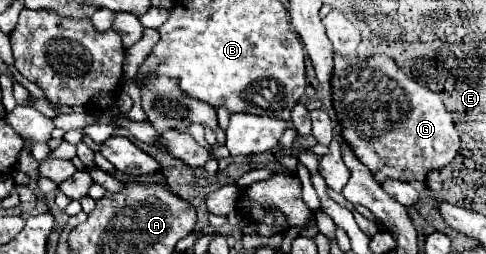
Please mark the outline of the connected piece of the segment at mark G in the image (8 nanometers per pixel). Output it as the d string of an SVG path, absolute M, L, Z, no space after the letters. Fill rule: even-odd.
M334 54L332 98L344 126L344 140L354 148L358 160L370 168L376 182L386 178L426 180L430 170L444 168L460 148L460 136L440 96L408 78L386 54L366 60ZM364 108L368 108L368 114L354 114Z

